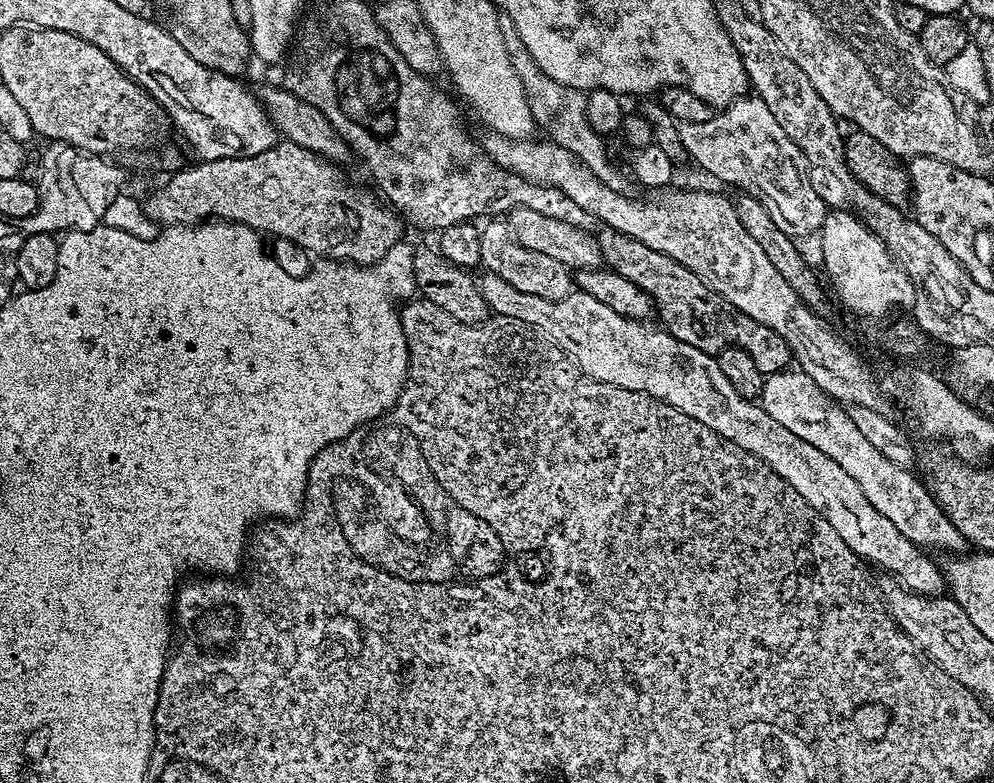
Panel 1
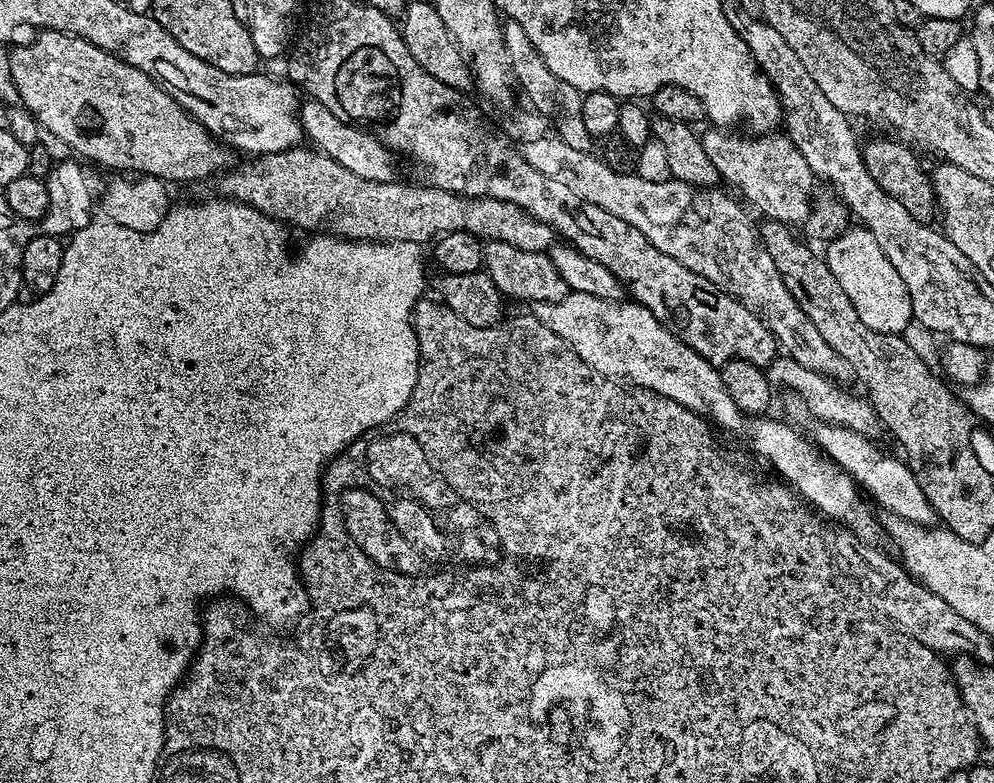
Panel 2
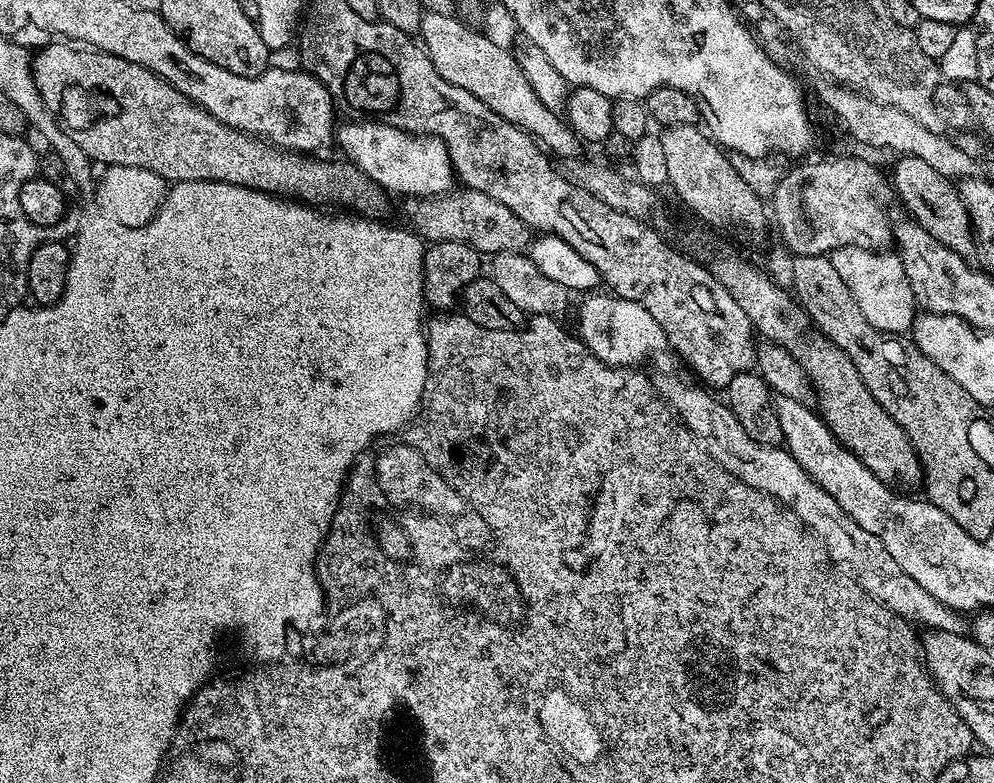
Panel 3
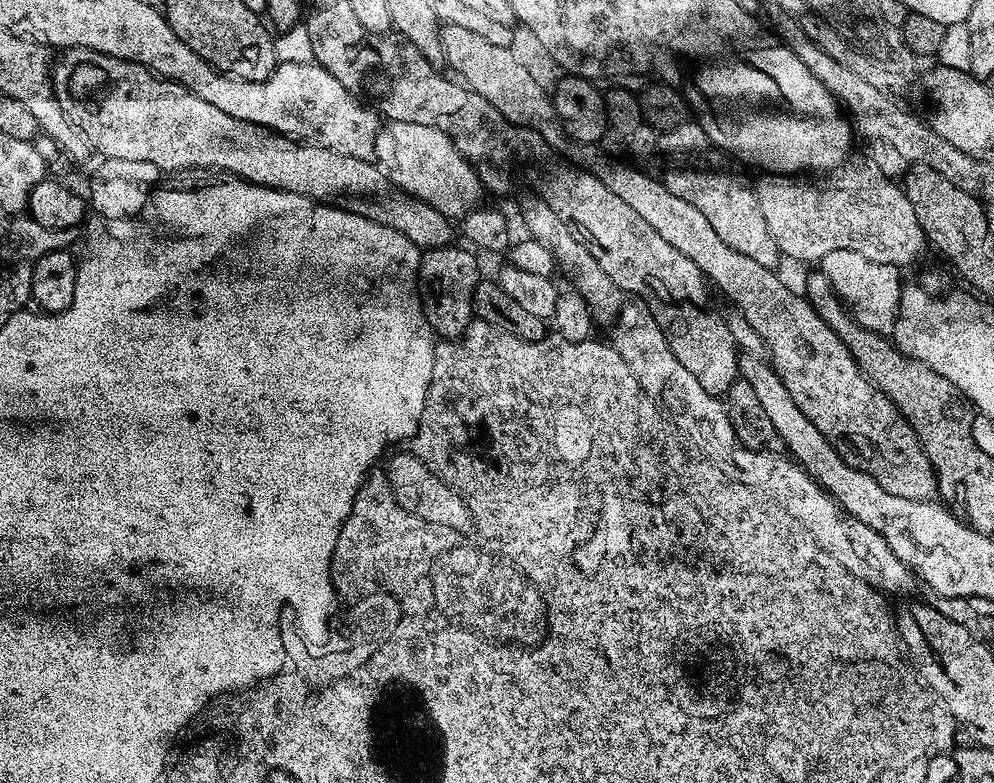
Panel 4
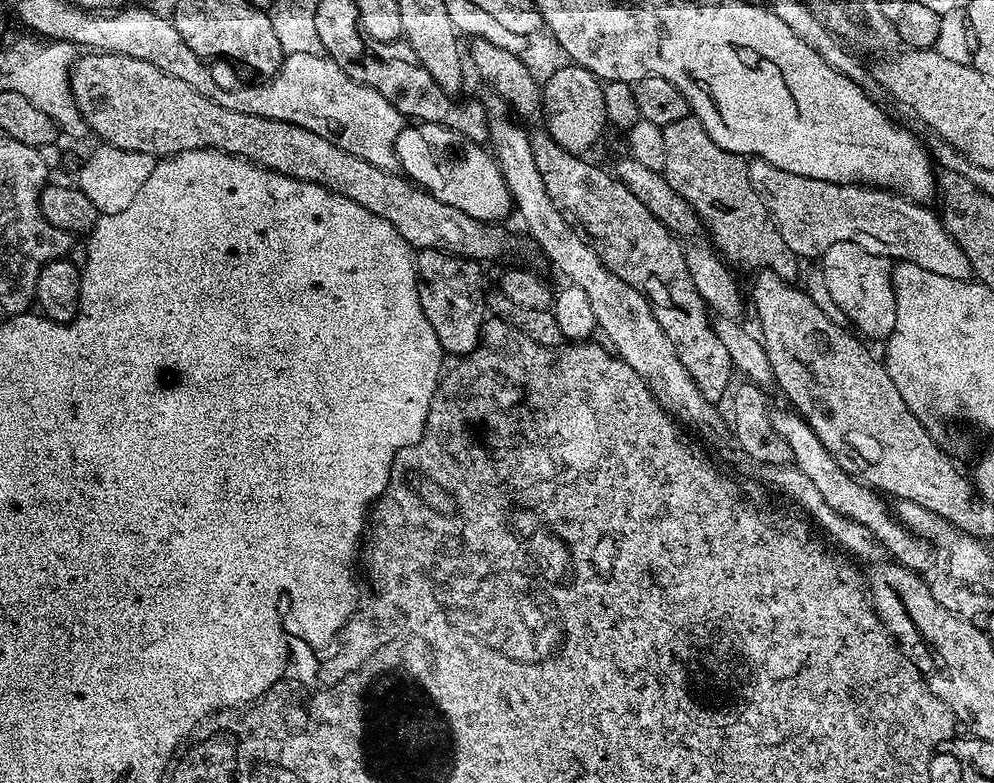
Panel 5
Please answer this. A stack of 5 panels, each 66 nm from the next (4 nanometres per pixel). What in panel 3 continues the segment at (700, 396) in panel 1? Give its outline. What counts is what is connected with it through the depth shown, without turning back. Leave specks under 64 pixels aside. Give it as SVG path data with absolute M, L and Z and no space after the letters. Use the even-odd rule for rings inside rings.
M588 294L583 297L584 300L580 304L580 313L576 316L576 328L578 337L584 345L593 352L594 355L602 362L606 362L615 368L635 369L640 366L647 356L652 356L655 352L665 351L666 341L664 339L664 331L662 326L658 326L658 322L654 322L654 318L650 318L650 314L638 302L630 302L624 300L615 294Z

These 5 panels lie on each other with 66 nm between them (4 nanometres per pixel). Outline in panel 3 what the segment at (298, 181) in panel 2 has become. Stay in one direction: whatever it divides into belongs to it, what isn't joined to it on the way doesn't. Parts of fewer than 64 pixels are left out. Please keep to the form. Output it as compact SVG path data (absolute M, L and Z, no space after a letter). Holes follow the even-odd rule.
M453 190L446 196L410 196L403 204L404 216L409 220L407 223L411 231L428 242L462 242L489 257L497 256L500 252L524 252L530 243L530 229L524 220L518 218L510 206L502 206L498 198L490 198L490 194Z

